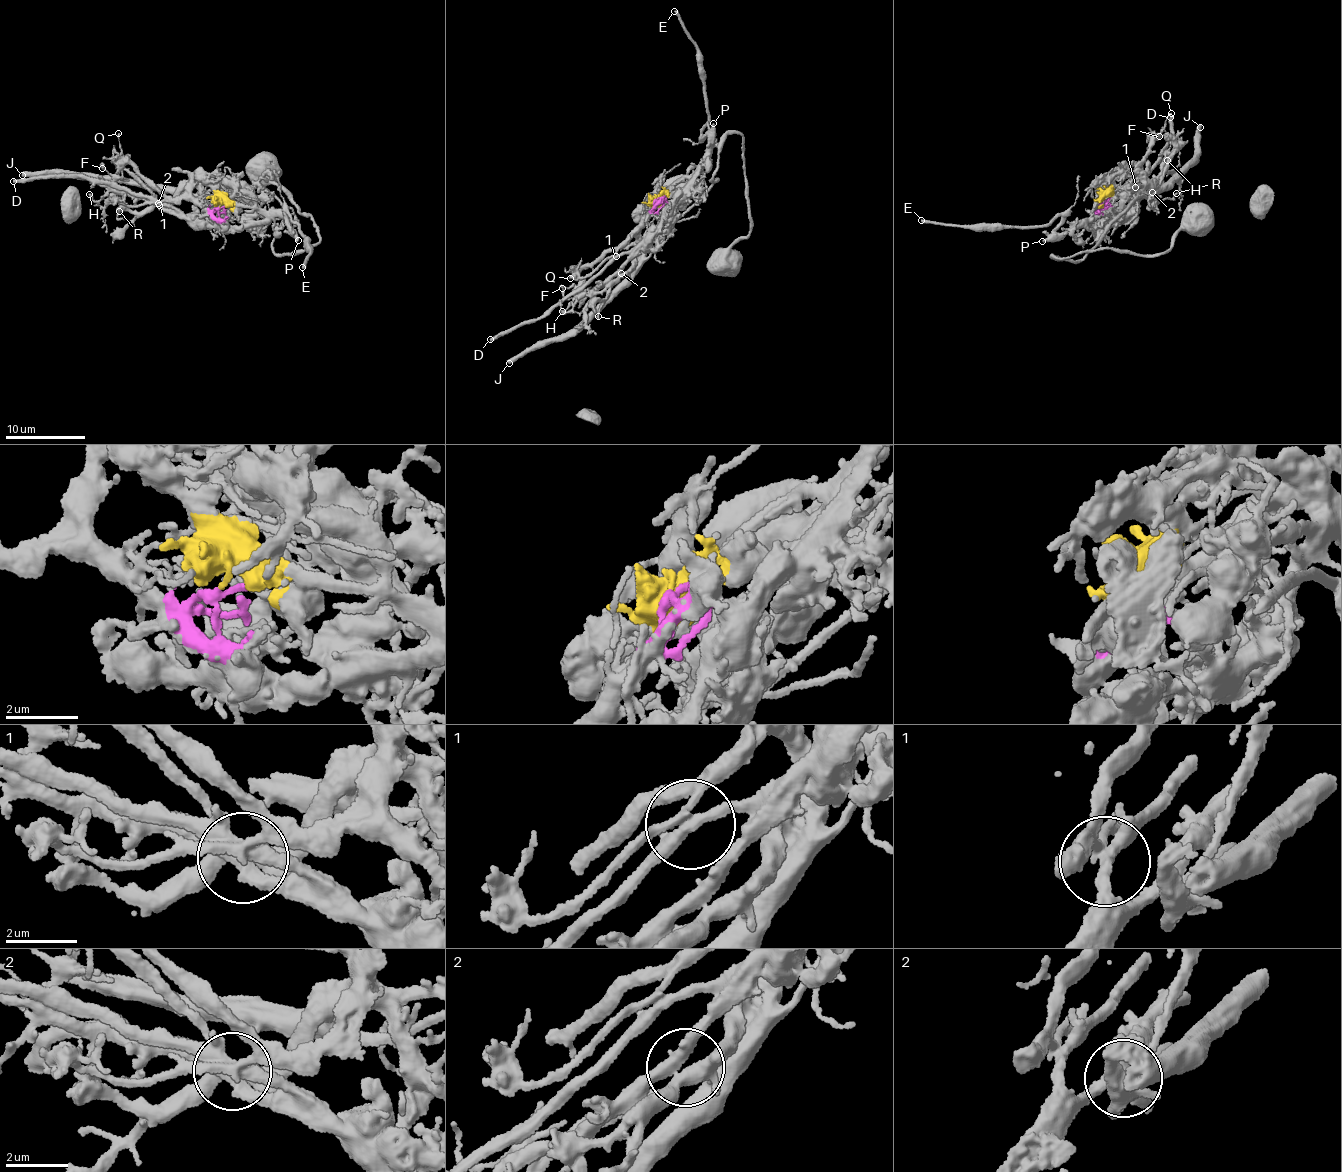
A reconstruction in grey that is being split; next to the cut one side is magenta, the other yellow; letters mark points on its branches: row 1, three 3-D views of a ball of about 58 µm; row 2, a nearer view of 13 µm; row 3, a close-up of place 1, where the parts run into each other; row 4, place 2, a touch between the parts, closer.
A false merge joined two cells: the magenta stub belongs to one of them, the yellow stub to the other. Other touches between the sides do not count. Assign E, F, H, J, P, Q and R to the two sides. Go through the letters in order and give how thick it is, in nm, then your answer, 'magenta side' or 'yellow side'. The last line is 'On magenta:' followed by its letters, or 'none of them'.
E: 300 nm | yellow side
F: 160 nm | yellow side
H: 240 nm | yellow side
J: 480 nm | magenta side
P: 320 nm | yellow side
Q: 130 nm | magenta side
R: 160 nm | magenta side
On magenta: J, Q, R

